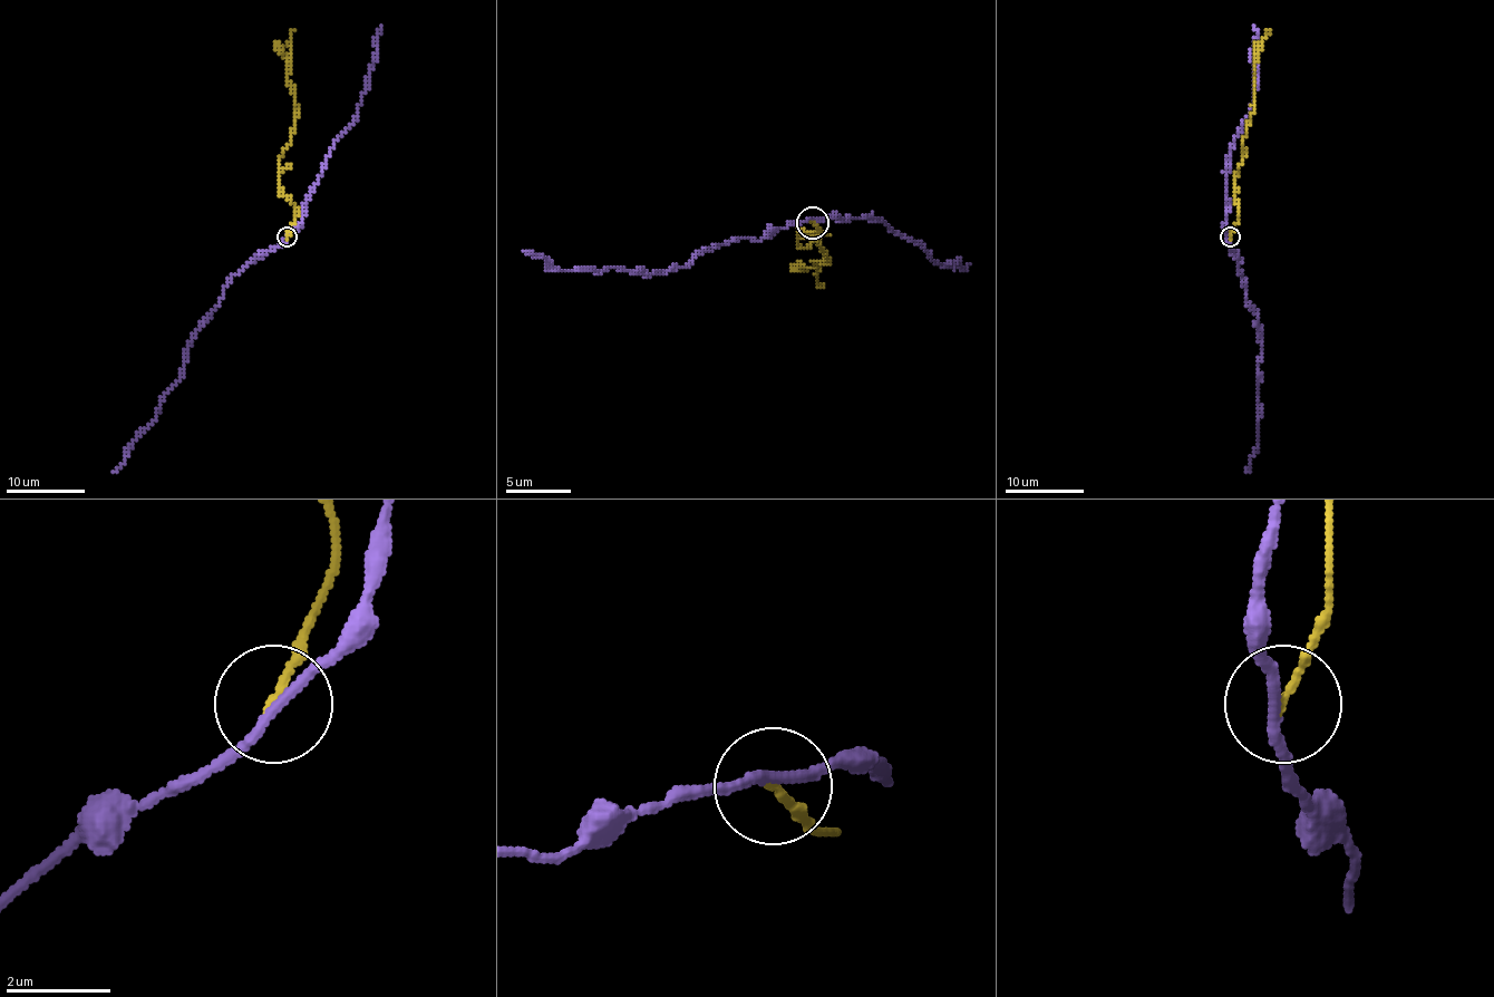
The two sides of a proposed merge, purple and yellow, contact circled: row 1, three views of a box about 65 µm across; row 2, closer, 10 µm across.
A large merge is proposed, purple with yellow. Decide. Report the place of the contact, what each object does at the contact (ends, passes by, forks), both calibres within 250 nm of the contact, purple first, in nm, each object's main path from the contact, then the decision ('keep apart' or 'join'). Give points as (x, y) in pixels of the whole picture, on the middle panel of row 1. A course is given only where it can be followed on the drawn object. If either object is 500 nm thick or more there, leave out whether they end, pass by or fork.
at (813, 222); purple passes by; yellow ends there; 190 nm thick on the purple side, 130 nm on the other; purple runs (814, 222), (758, 241), (725, 241), (686, 268), (653, 273), (559, 271), (523, 251); yellow runs (814, 222), (826, 234), (797, 231), (797, 241), (804, 248), (817, 241), (826, 254), (814, 261), (823, 287); keep apart

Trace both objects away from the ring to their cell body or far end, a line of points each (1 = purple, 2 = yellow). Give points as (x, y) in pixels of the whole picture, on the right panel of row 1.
1: (1229, 236), (1231, 248), (1241, 258), (1245, 299), (1257, 317), (1261, 340), (1259, 443), (1247, 473)
2: (1229, 236), (1238, 220), (1235, 173), (1245, 155), (1241, 143), (1253, 99), (1253, 65), (1263, 37), (1269, 30)

